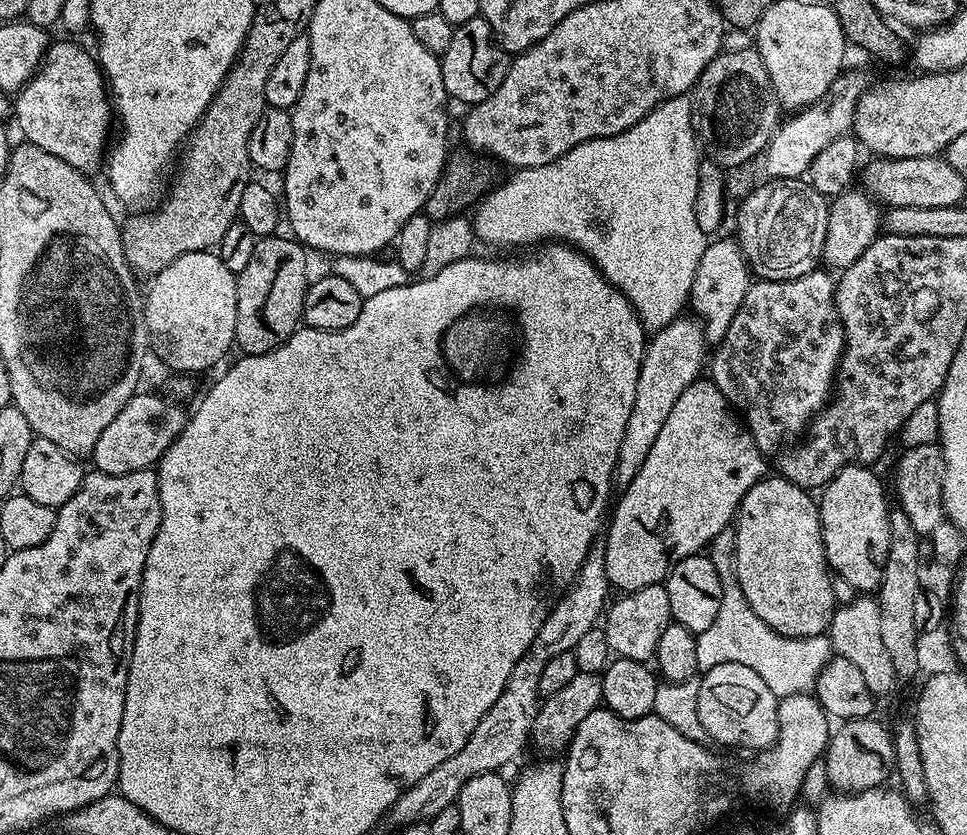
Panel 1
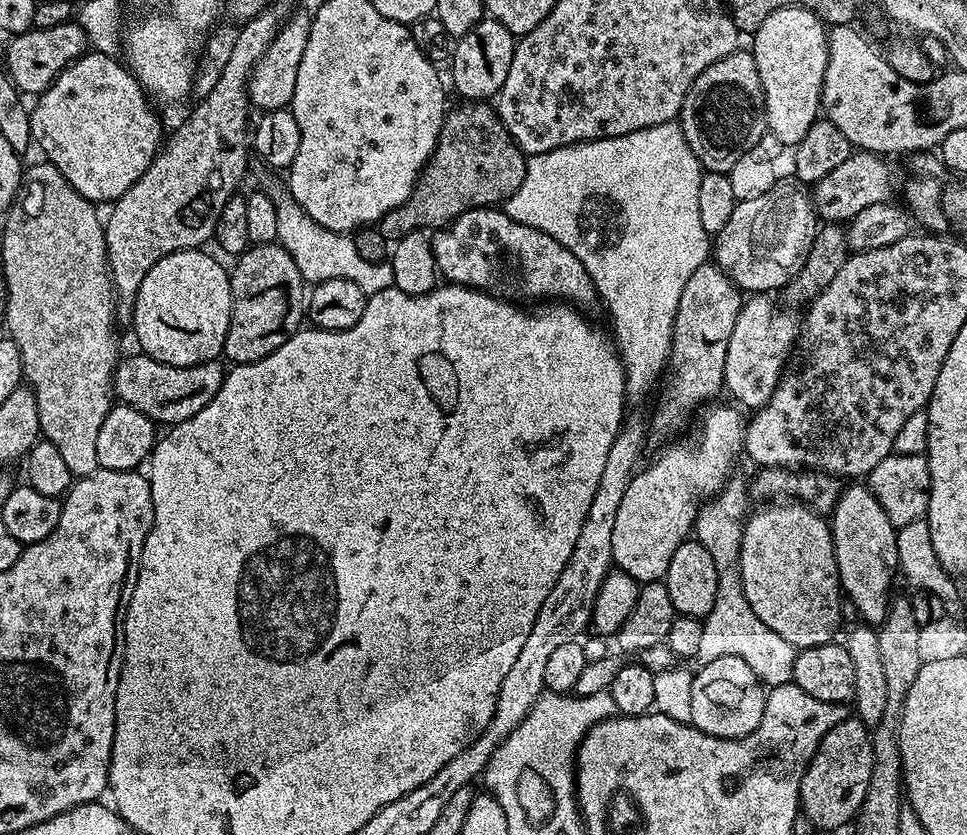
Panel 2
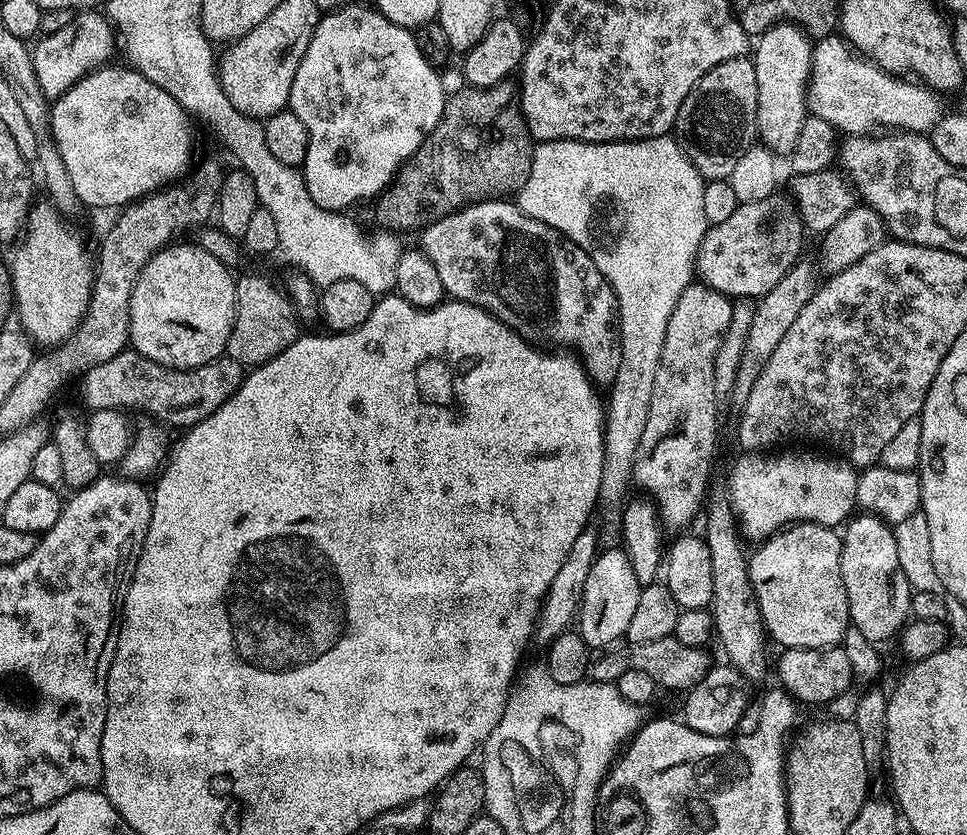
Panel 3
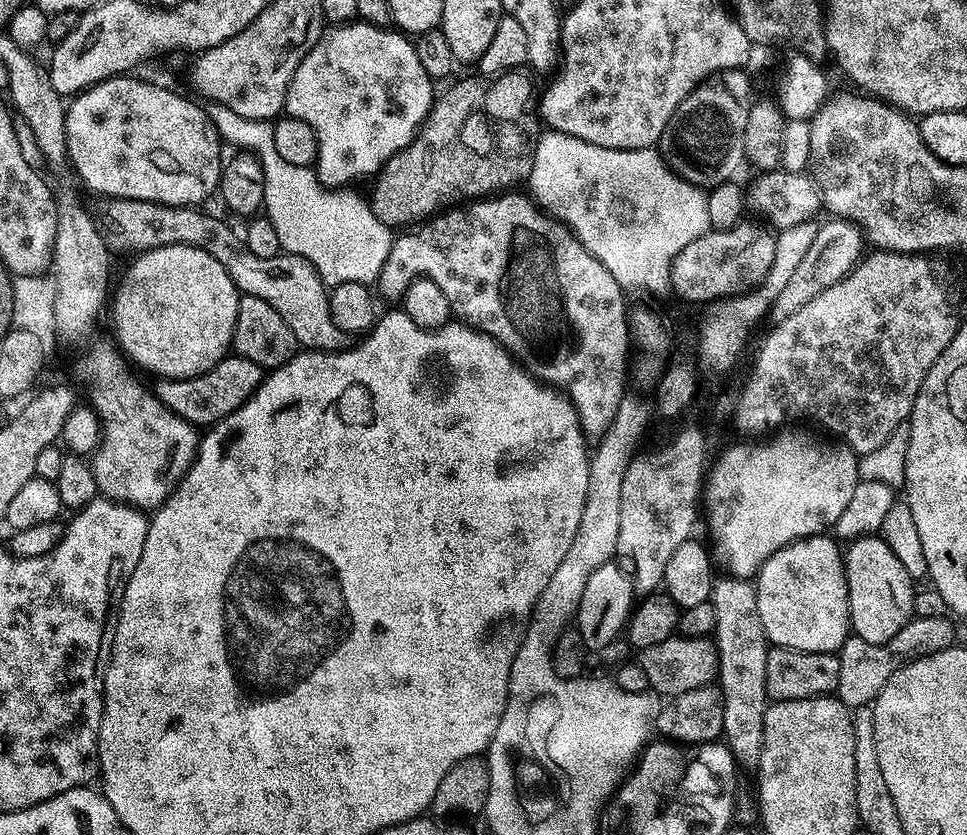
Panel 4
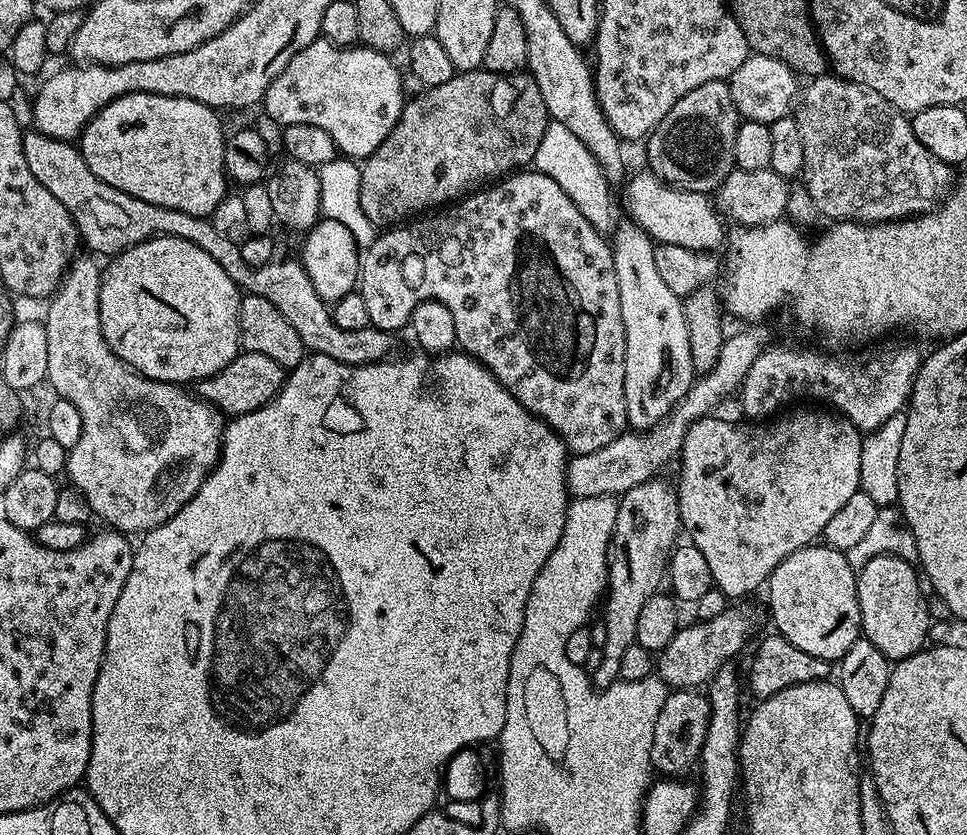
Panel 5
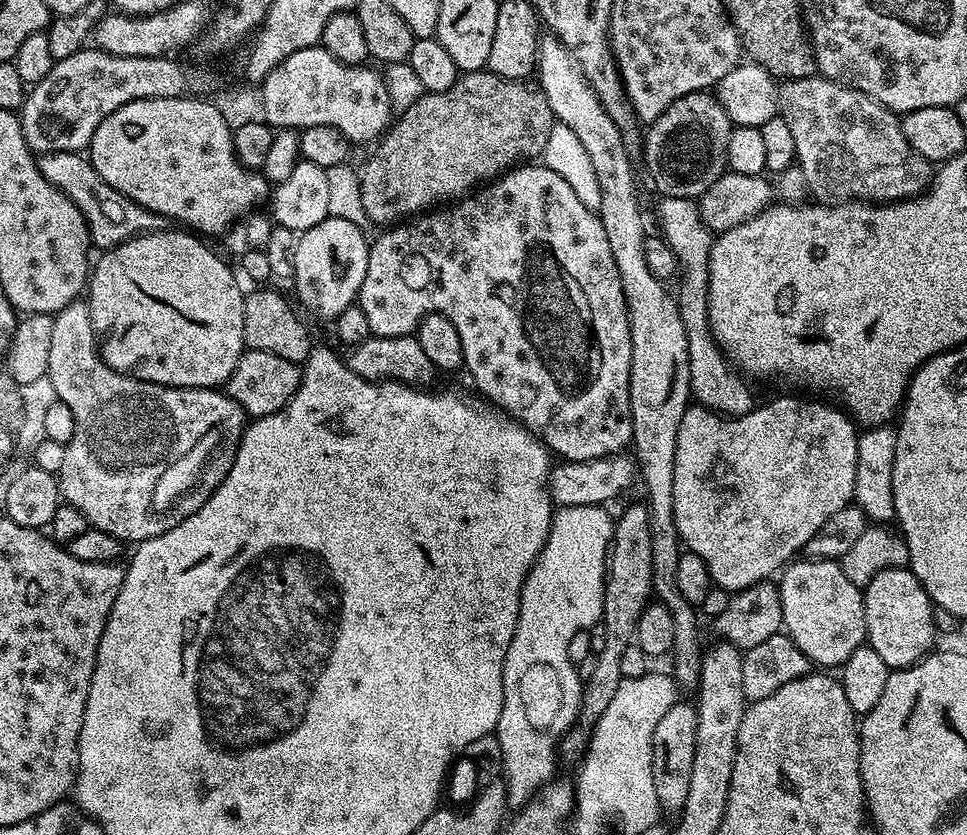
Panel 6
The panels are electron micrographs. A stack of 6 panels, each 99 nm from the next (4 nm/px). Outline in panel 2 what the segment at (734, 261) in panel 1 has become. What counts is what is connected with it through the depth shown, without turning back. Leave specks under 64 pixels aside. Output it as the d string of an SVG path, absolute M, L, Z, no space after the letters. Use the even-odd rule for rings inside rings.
M715 262L698 266L698 270L690 274L686 286L682 286L672 331L672 355L666 368L668 381L652 412L652 424L650 420L651 443L653 440L664 446L679 437L676 435L687 426L692 411L719 397L716 395L724 388L726 346L730 346L730 334L734 331L741 303L742 292Z

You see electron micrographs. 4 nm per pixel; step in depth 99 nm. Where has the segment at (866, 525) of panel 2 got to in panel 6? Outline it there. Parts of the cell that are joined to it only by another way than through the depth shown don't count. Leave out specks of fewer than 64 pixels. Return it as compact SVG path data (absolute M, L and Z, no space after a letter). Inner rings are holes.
M893 567L883 569L863 589L866 606L866 640L878 652L889 669L909 668L933 651L932 643L938 640L934 626L933 603L926 594L924 583L912 569Z

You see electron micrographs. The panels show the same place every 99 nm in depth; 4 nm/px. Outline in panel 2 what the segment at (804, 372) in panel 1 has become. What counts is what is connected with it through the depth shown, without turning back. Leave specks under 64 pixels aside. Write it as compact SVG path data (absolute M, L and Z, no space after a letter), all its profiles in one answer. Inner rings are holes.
M752 294L741 303L734 331L730 334L730 346L726 346L724 388L737 400L733 400L737 405L748 410L762 407L780 385L786 372L784 363L798 344L801 325L797 317L795 320L790 313L776 308L772 298L768 294Z

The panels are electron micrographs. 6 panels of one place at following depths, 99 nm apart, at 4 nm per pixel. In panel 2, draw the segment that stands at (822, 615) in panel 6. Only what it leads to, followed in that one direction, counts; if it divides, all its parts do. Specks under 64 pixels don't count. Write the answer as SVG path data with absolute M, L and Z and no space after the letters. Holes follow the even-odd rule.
M772 502L760 507L764 508L745 519L740 547L740 581L750 610L754 610L778 638L786 638L797 650L833 643L835 636L832 635L840 624L842 589L829 521L804 502Z

